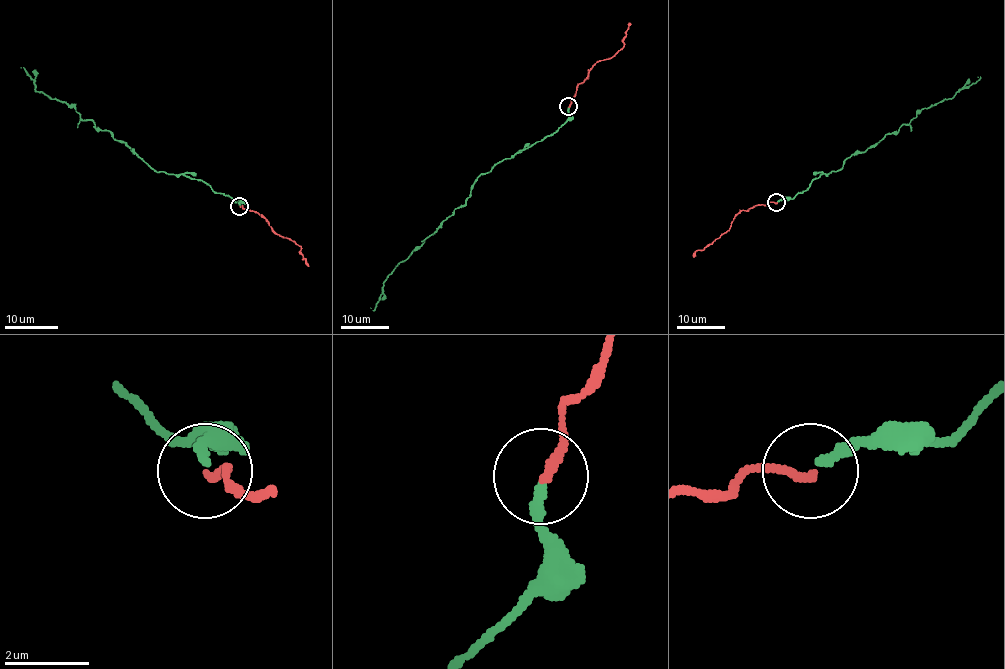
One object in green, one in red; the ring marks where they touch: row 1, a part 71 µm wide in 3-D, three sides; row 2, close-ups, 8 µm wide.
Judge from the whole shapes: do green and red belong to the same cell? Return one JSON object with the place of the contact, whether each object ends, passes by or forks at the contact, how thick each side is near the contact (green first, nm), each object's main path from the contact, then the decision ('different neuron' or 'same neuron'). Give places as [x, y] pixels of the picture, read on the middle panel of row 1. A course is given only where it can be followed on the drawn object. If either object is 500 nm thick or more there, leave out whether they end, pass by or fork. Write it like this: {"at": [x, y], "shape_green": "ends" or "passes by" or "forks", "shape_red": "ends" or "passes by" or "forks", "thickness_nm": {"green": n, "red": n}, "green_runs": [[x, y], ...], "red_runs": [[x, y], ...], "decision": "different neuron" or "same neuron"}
{"at": [568, 106], "shape_green": "ends", "shape_red": "ends", "thickness_nm": {"green": 220, "red": 200}, "green_runs": [[568, 107], [569, 118], [555, 132], [482, 173], [466, 203], [398, 265], [386, 280], [376, 307], [370, 307]], "red_runs": [[568, 107], [576, 86], [587, 76], [595, 63], [612, 58], [623, 47], [623, 37], [630, 23]], "decision": "same neuron"}

